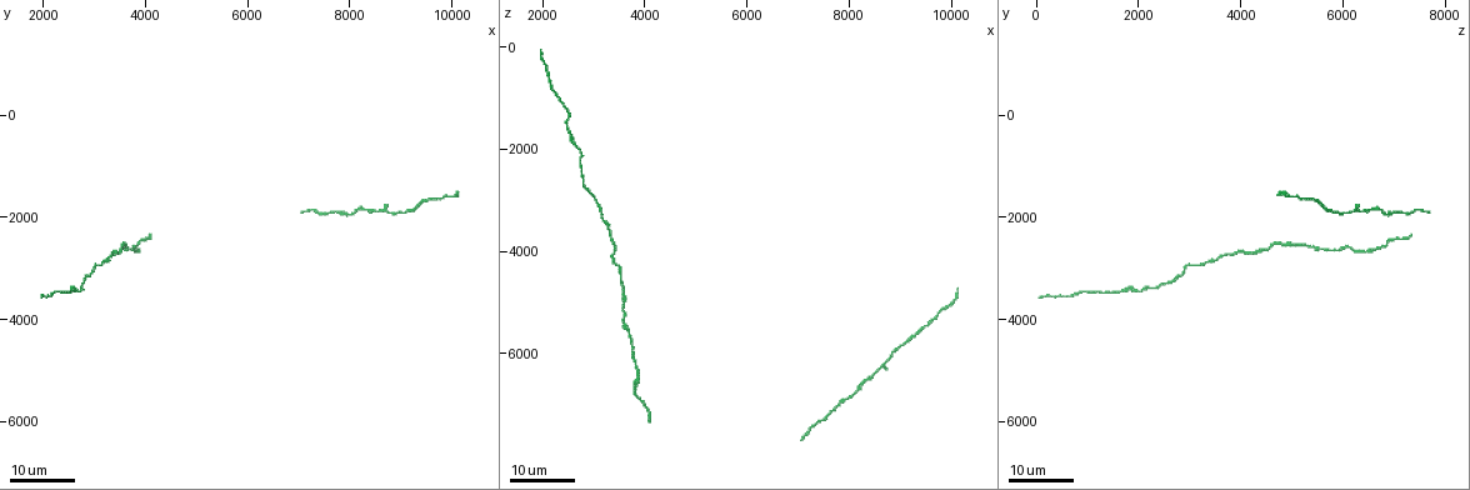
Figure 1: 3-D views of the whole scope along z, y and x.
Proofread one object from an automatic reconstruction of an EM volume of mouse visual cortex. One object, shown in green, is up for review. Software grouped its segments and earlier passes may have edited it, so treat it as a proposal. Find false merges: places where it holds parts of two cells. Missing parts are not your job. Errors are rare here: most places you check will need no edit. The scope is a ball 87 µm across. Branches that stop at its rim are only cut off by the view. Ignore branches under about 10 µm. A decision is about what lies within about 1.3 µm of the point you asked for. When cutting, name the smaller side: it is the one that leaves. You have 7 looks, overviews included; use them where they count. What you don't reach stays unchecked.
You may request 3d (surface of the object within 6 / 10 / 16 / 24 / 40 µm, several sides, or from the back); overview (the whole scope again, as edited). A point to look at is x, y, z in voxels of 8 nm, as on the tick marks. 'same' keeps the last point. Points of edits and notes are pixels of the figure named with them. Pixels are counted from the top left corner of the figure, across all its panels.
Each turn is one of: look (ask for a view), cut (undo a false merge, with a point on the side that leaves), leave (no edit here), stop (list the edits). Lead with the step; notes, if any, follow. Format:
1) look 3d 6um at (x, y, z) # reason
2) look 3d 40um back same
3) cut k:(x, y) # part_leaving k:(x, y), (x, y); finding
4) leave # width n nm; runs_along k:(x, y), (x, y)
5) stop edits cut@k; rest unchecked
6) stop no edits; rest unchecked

look 3d 16um at (3150, 2950, 3300) # sudden change in width

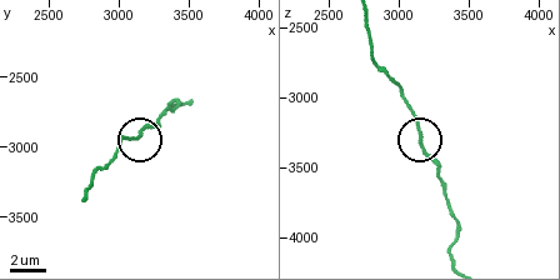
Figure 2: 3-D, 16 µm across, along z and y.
look 3d 10um at (3160, 2880, 3300)

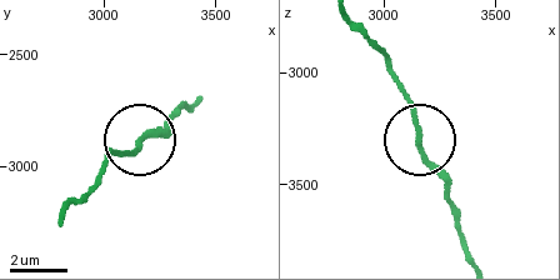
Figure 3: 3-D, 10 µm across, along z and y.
leave # runs_along 3:(470, 258), (458, 208), (423, 150), (408, 93), (389, 59); one cell here

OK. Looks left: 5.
look 3d 24um at (2800, 3250, 2650) # thick turns thin

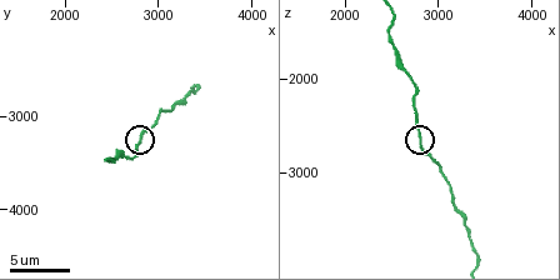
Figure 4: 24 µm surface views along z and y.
look 3d 10um at (2800, 3200, 2700) # closer look

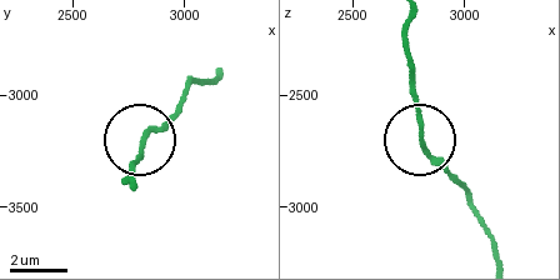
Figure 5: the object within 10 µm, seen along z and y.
leave # runs_along 5:(495, 255), (466, 189), (421, 141), (411, 58); all the same cell

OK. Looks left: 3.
look 3d 16um at (2650, 3450, 1950) # calibre changes

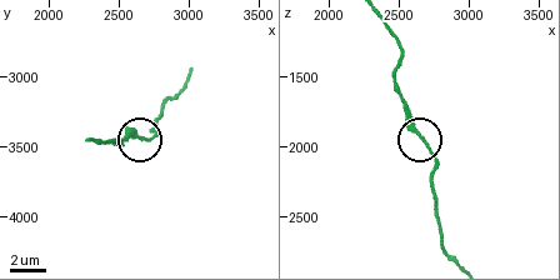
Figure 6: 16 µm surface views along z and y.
look 3d 16um back at (2660, 3440, 1920)

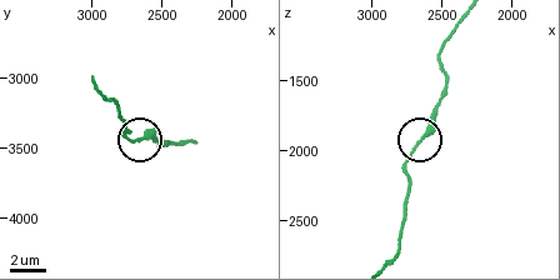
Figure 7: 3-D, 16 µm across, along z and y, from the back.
leave # runs_along 7:(391, 259), (405, 223), (405, 164), (444, 94); continuous, no second cell

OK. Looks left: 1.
stop no edits; rest unchecked

